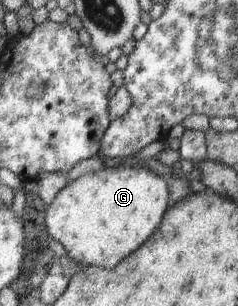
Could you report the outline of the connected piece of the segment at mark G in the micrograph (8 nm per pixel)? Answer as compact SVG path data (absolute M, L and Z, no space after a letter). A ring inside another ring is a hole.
M127 166L127 168L103 168L95 172L87 172L79 176L75 182L67 184L61 190L44 213L44 224L47 233L55 241L60 242L67 255L81 266L99 266L113 268L131 252L135 252L149 236L159 230L163 216L169 210L169 188L161 176L145 170L143 166Z

